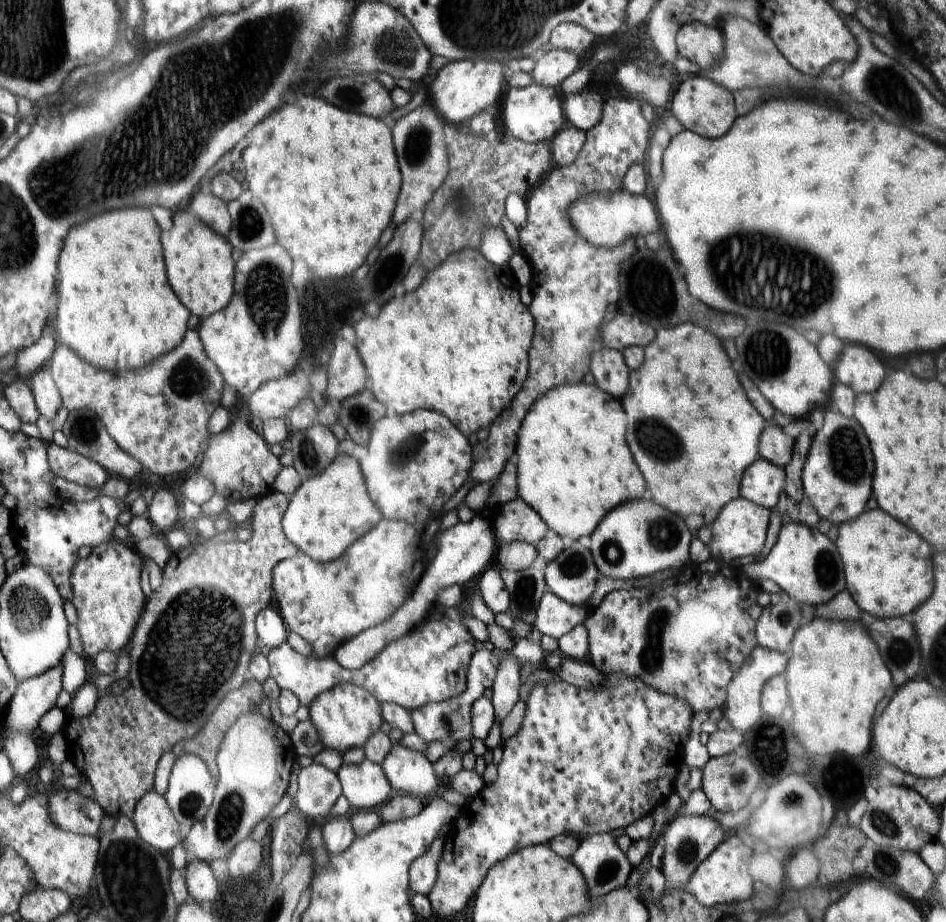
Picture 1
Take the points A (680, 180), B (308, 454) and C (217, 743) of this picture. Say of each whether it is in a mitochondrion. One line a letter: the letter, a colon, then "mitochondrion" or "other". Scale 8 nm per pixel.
A: other
B: mitochondrion
C: other

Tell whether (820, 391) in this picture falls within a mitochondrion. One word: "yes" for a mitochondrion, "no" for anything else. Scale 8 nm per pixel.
no

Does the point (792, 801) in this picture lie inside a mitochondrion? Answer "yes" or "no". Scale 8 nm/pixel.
yes

